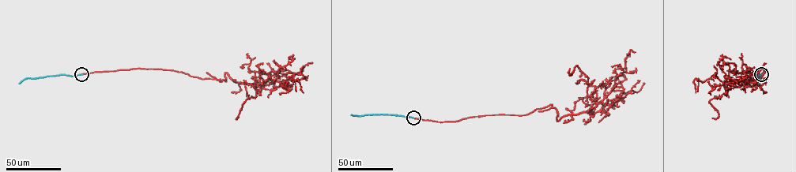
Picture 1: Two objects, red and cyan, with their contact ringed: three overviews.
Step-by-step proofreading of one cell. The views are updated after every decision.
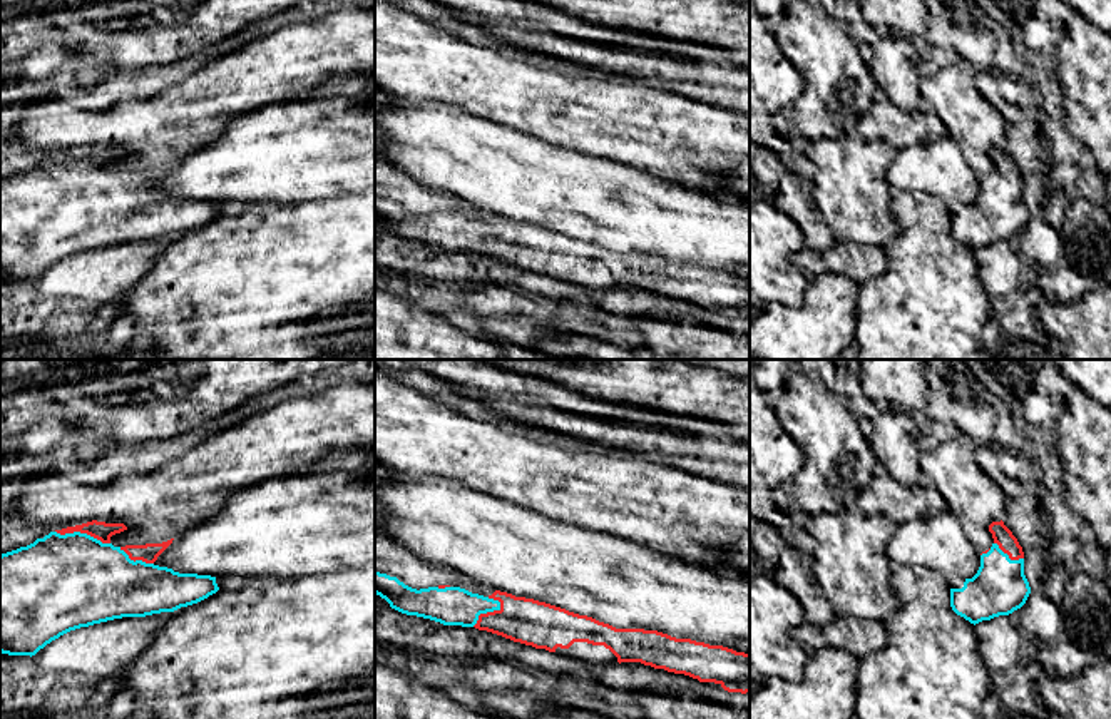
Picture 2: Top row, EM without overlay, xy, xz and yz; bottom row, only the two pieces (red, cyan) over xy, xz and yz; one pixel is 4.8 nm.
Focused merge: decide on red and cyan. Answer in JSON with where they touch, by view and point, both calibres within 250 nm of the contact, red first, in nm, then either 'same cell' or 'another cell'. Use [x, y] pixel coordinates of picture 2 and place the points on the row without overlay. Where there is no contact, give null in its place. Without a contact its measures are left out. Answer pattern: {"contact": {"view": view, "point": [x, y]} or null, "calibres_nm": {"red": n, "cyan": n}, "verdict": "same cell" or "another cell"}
{"contact": {"view": "xy", "point": [82, 158]}, "calibres_nm": {"red": 90, "cyan": 460}, "verdict": "same cell"}

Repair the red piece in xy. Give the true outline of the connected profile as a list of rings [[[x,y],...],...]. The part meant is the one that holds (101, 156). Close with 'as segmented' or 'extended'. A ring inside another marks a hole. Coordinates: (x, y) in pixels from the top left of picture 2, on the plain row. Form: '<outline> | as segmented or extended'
[[[87,147],[50,157],[27,172],[0,181],[0,278],[8,281],[35,281],[60,261],[94,249],[174,237],[197,229],[219,216],[216,202],[179,199],[154,187],[172,169],[114,172],[110,162],[127,156],[124,149]]] | extended

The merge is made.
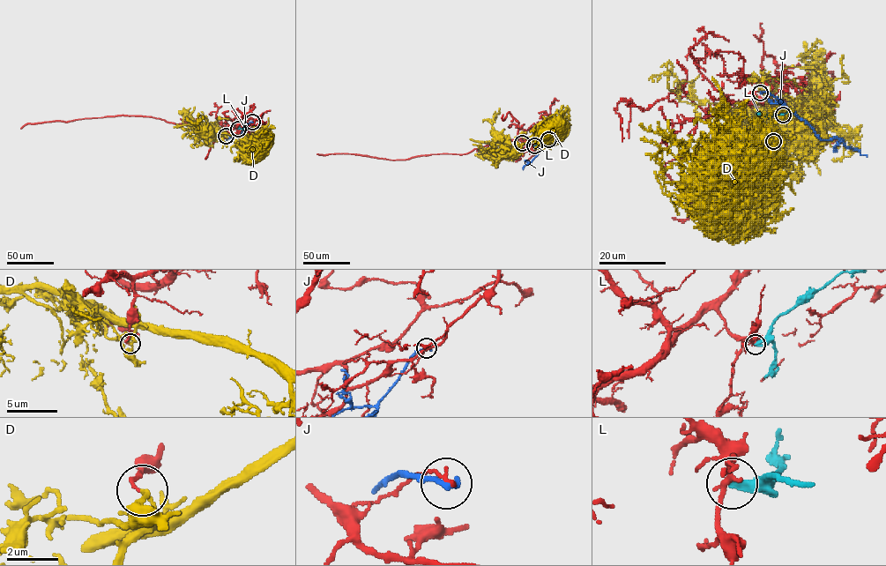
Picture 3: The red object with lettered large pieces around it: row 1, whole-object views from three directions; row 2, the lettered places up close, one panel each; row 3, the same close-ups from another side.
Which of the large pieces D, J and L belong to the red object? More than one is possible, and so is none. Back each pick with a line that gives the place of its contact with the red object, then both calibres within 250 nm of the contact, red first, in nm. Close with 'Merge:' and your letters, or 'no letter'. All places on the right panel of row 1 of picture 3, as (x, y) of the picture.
Merge: no letter

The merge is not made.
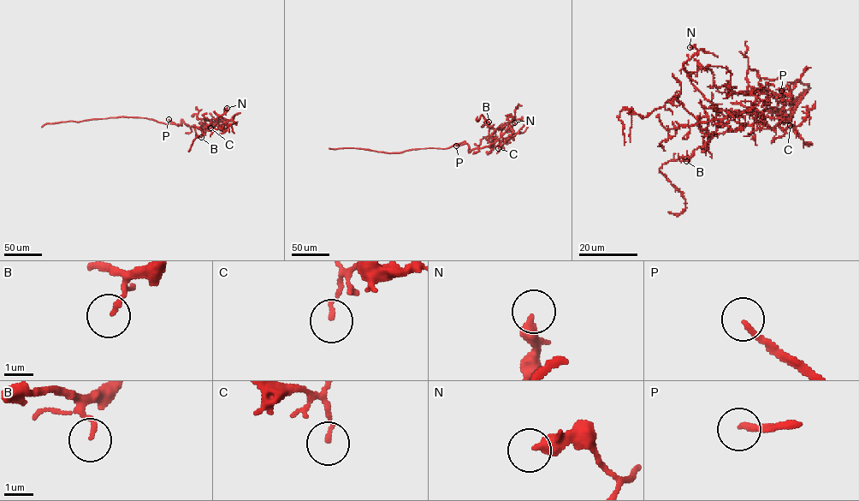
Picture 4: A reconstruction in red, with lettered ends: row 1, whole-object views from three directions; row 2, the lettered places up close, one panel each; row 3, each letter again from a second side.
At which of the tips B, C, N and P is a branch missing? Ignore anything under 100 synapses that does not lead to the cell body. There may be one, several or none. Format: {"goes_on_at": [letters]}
{"goes_on_at": ["P"]}

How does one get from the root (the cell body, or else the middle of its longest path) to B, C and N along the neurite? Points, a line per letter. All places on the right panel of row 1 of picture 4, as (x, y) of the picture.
B: (784, 106), (763, 112), (790, 110), (807, 92), (787, 122), (774, 128), (755, 123), (713, 134), (686, 161)
C: (784, 106), (763, 112), (790, 110), (807, 92), (790, 119), (774, 128), (755, 110), (787, 119), (790, 125)
N: (784, 106), (763, 112), (807, 92), (774, 128), (755, 110), (718, 110), (685, 71), (690, 47)

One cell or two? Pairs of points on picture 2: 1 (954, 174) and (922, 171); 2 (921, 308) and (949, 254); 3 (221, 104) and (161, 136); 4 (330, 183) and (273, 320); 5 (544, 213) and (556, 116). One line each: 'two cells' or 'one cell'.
1: one cell
2: one cell
3: one cell
4: two cells
5: two cells

